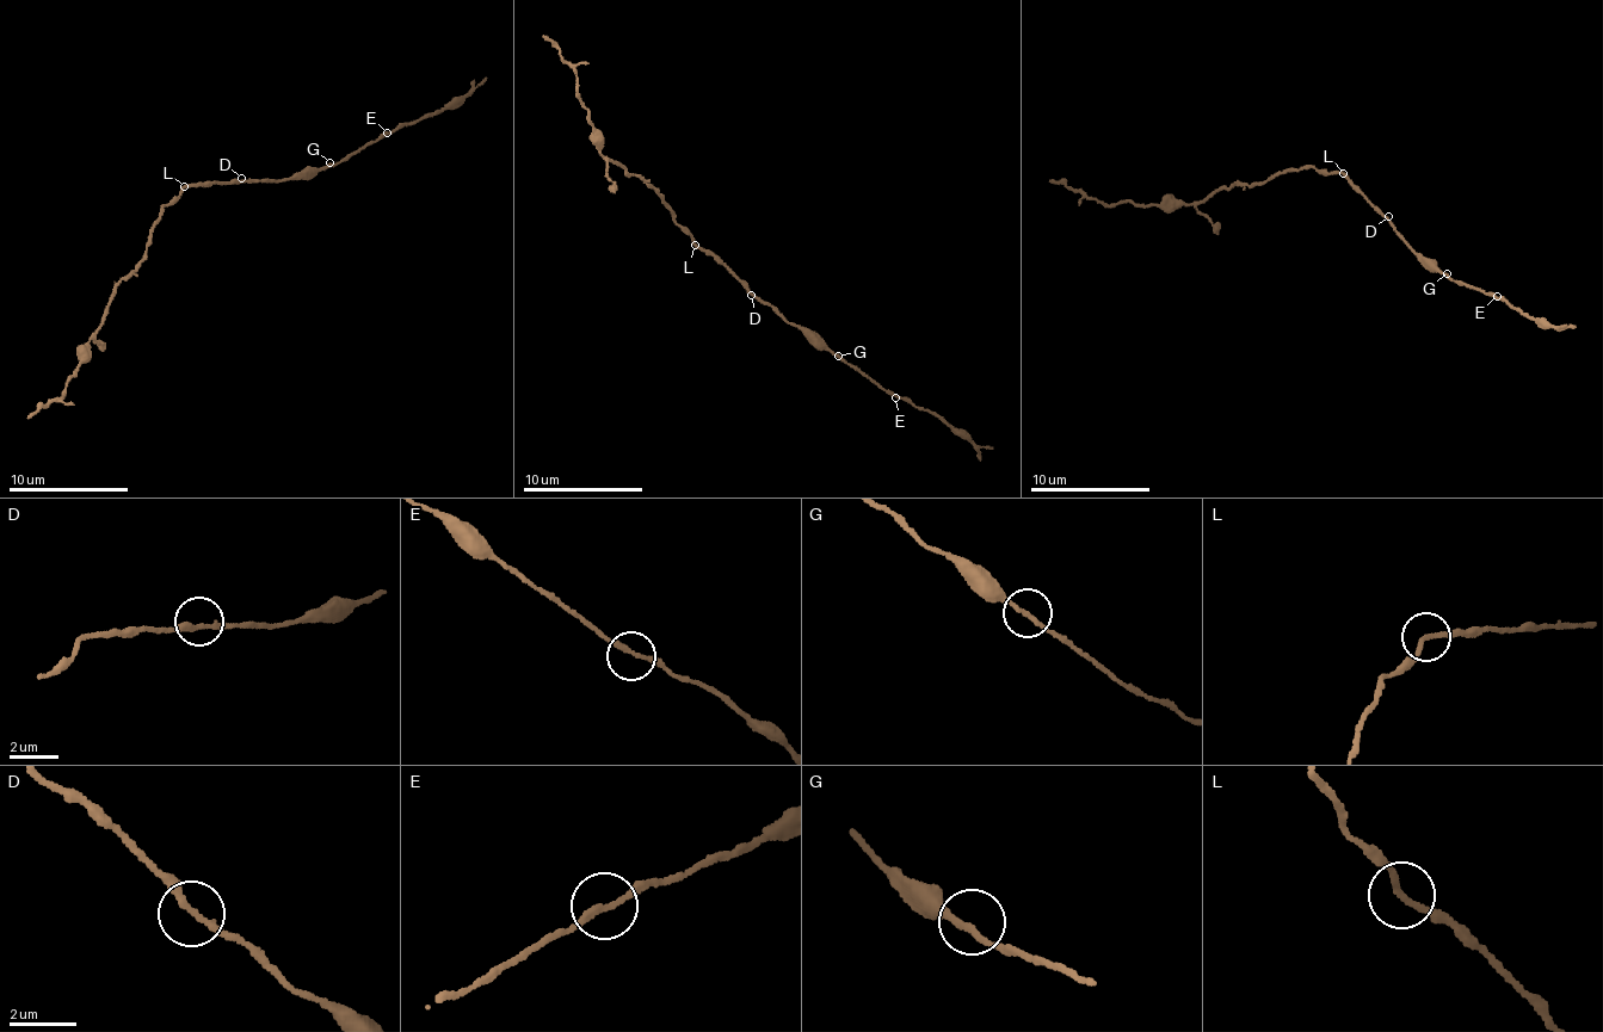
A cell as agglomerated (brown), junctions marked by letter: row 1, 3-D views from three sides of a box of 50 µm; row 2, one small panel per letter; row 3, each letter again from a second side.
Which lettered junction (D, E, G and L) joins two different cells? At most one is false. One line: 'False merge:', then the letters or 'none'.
False merge: L

